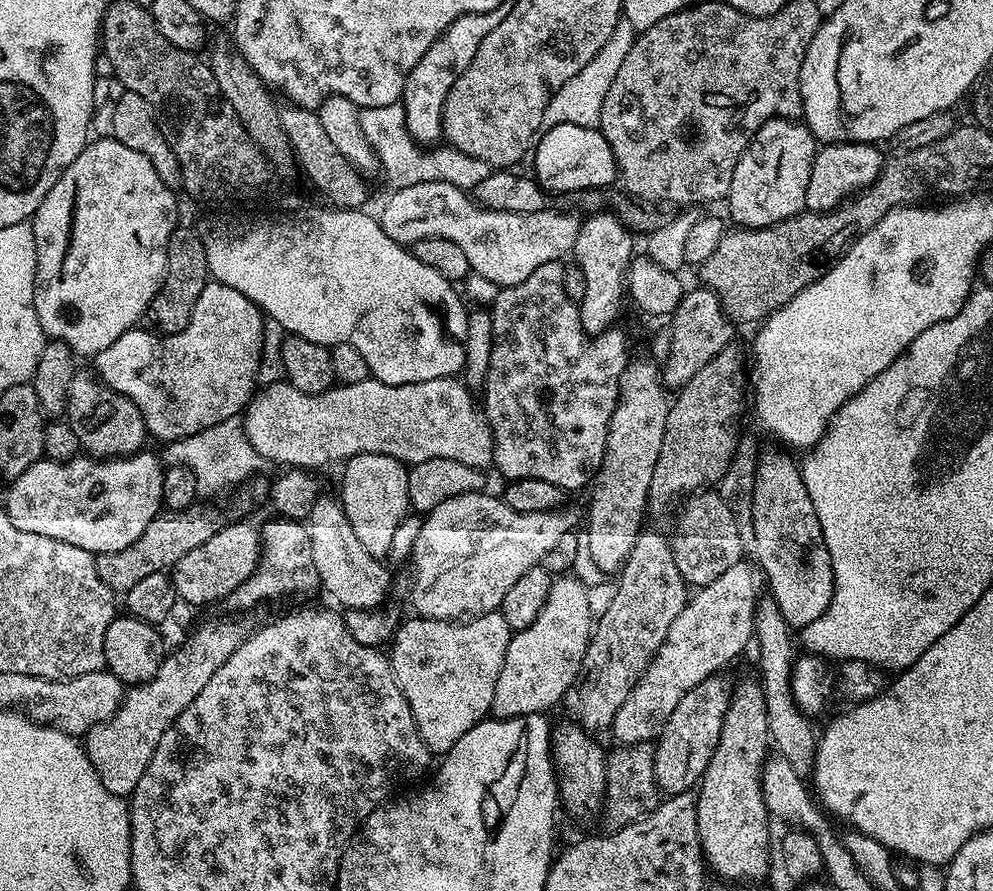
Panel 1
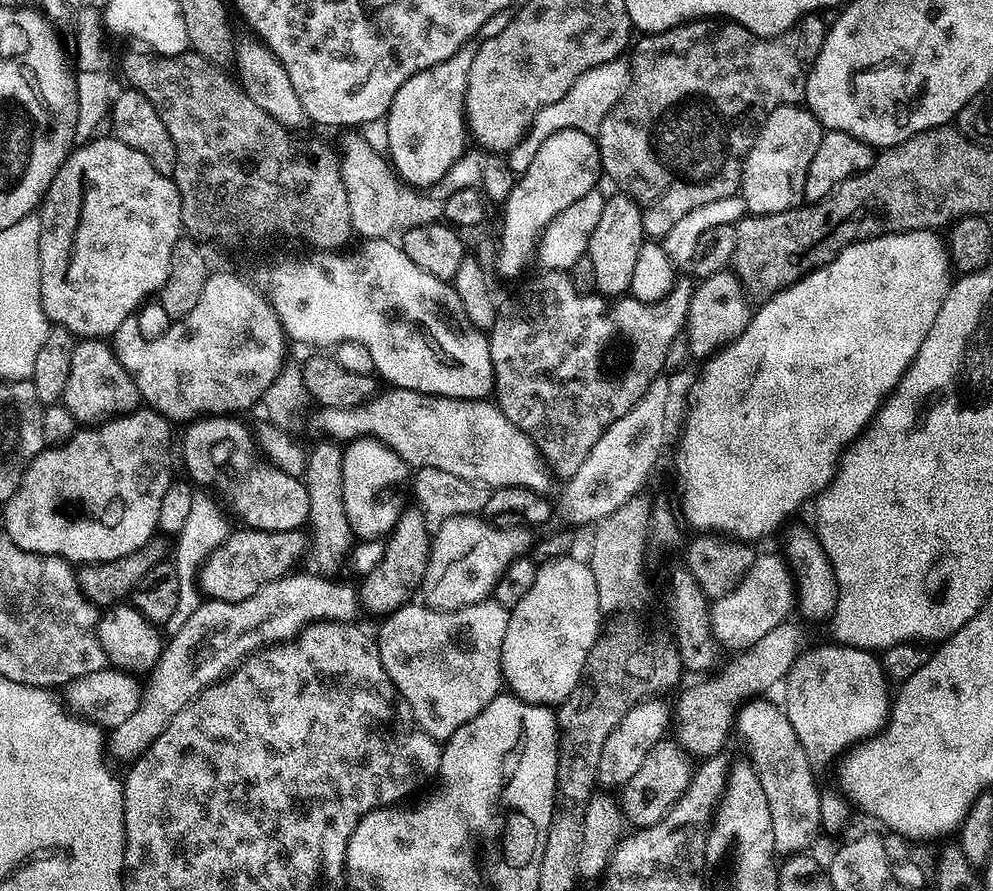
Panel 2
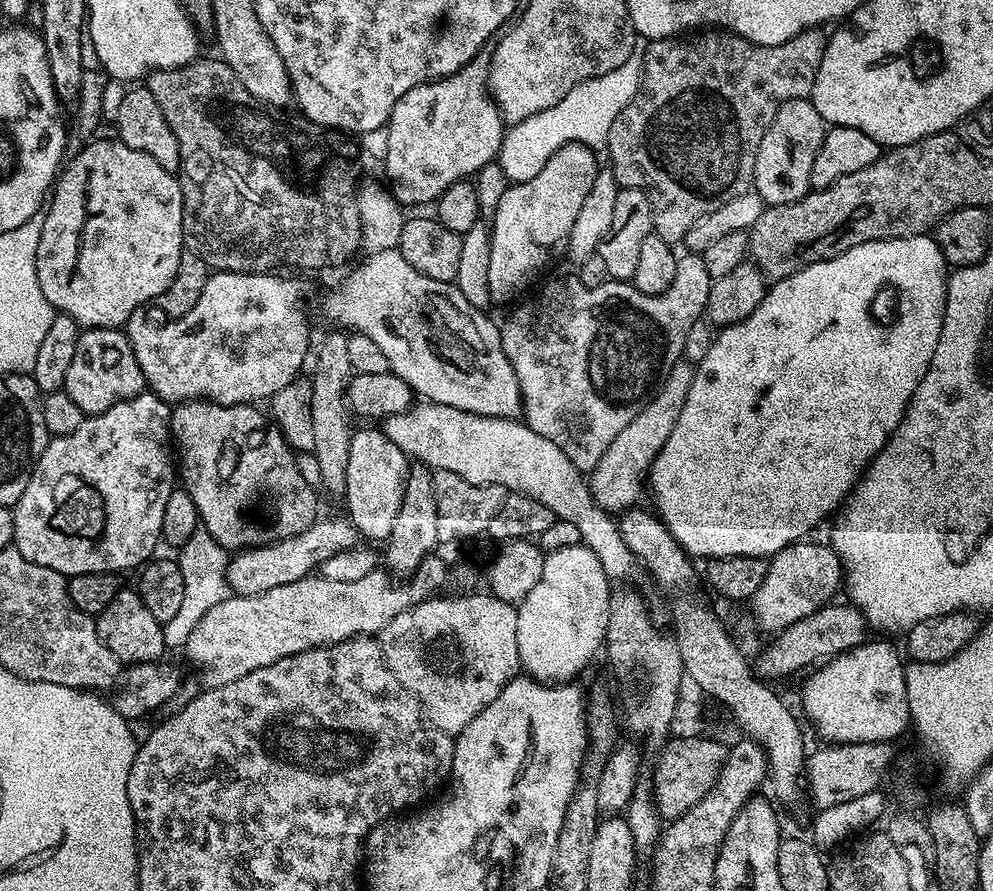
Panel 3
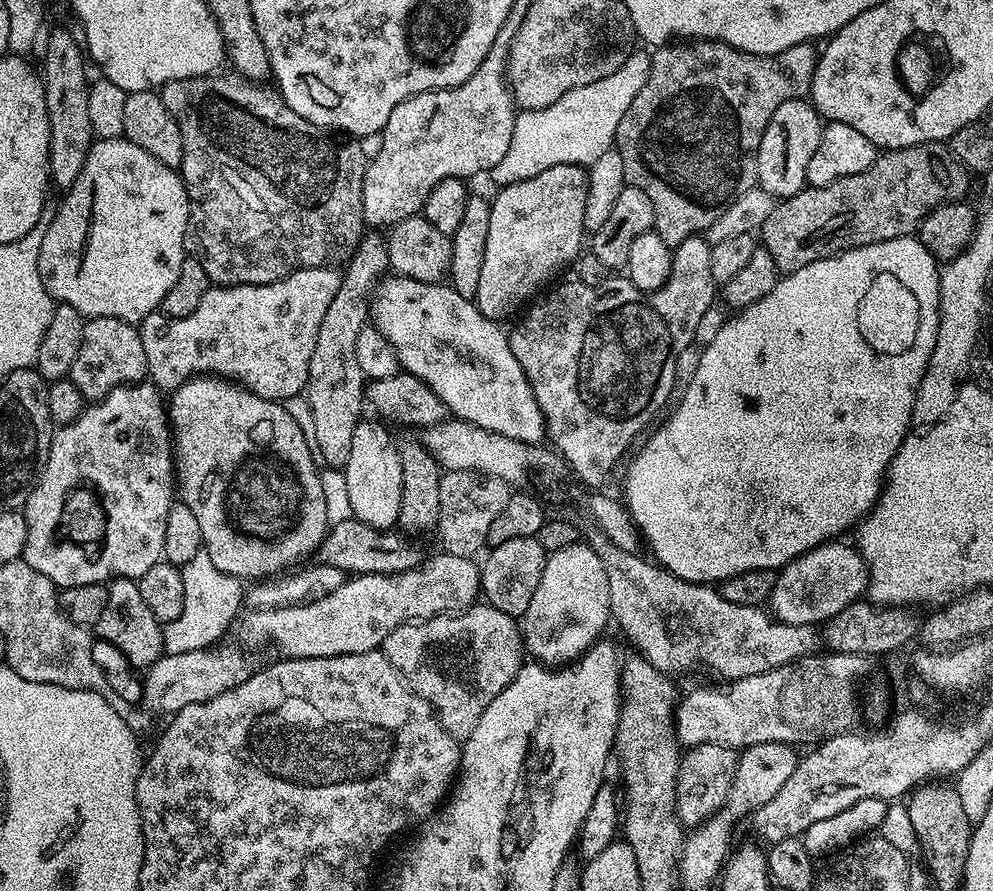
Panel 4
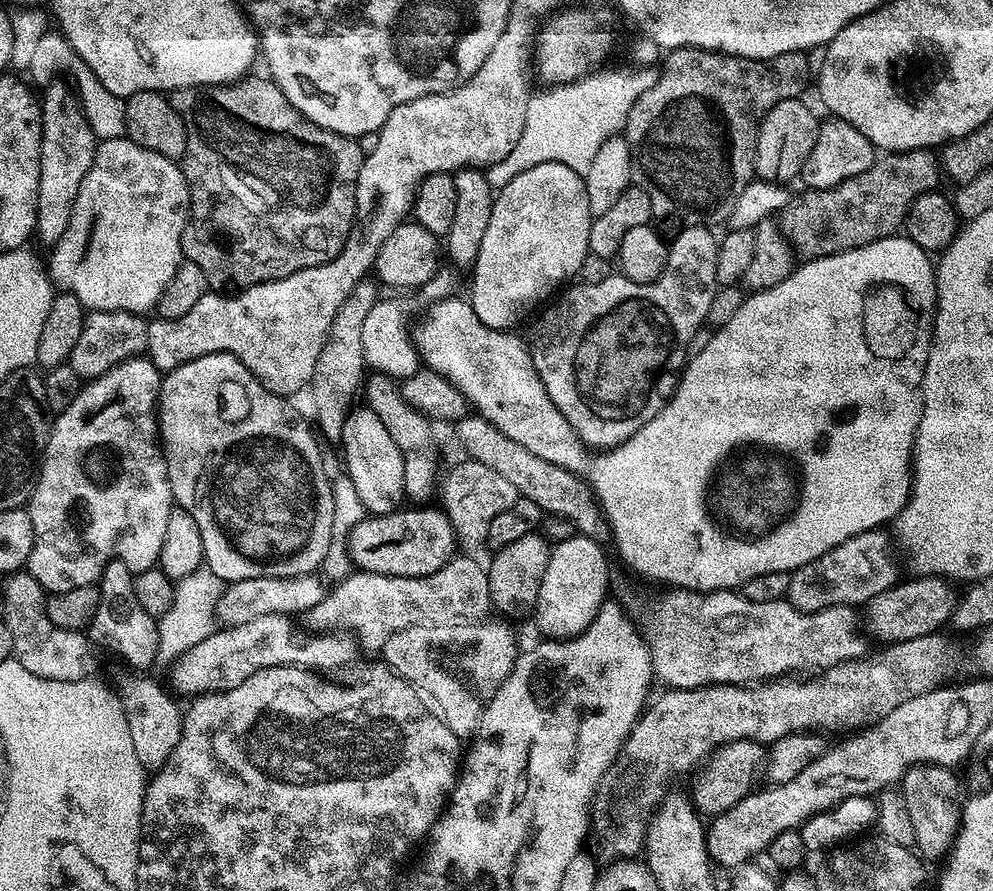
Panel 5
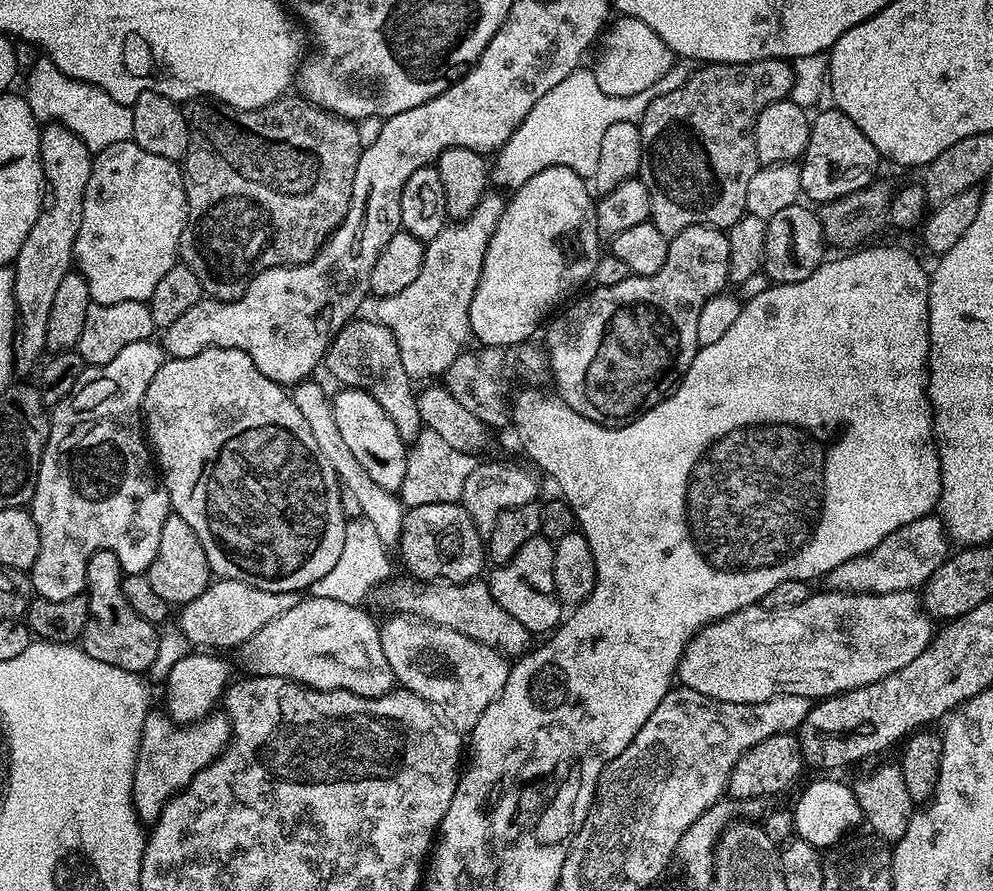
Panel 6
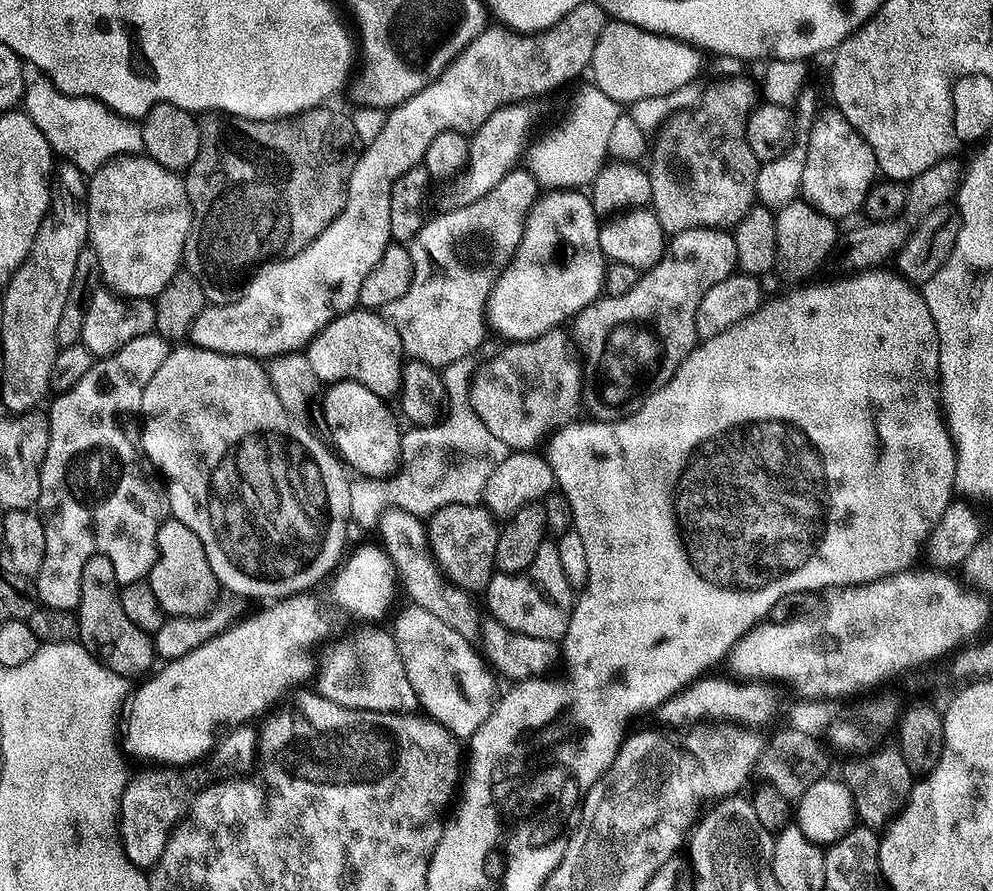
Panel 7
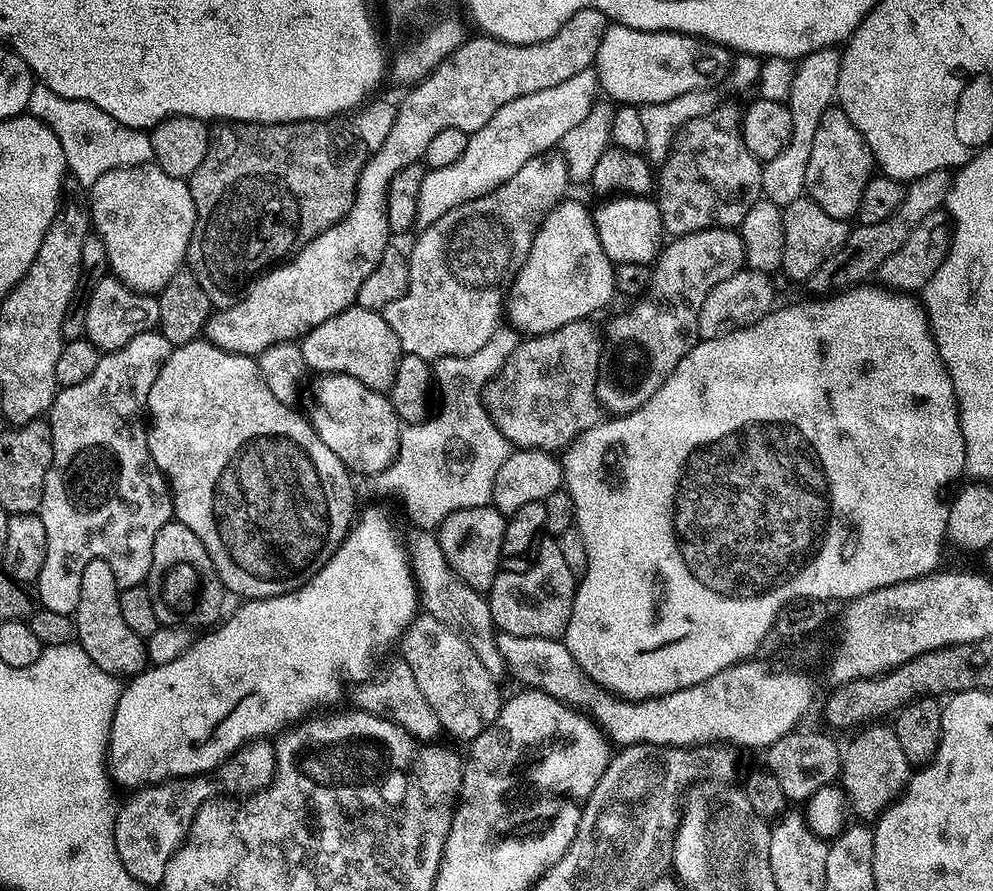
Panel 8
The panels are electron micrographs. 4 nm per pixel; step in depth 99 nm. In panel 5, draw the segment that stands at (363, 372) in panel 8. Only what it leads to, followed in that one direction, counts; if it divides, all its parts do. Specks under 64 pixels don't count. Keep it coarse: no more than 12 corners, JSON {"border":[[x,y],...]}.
{"border":[[385,372],[362,385],[402,454],[405,497],[437,491],[433,421]]}

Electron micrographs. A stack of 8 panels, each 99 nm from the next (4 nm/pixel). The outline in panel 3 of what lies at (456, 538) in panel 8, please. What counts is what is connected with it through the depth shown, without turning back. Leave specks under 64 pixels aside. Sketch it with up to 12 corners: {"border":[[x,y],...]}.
{"border":[[317,518],[302,534],[237,551],[235,595],[257,596],[313,575],[355,548],[347,519]]}

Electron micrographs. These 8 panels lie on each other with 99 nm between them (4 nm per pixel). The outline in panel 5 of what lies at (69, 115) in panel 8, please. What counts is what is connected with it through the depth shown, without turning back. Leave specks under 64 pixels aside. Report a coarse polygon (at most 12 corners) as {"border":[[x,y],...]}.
{"border":[[59,31],[42,35],[33,85],[67,81],[97,141],[125,135],[125,97],[110,94]]}

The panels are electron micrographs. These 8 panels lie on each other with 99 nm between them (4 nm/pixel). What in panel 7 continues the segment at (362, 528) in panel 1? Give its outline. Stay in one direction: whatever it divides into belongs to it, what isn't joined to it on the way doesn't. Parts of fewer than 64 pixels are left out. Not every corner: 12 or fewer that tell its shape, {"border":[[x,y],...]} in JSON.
{"border":[[349,380],[327,385],[324,424],[361,477],[392,476],[402,428]]}

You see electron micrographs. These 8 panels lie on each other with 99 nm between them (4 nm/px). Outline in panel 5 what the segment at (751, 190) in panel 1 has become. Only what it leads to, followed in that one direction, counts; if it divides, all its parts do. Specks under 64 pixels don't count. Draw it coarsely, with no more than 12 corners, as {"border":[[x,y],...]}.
{"border":[[803,99],[764,115],[755,175],[789,182],[801,175],[821,121]]}

